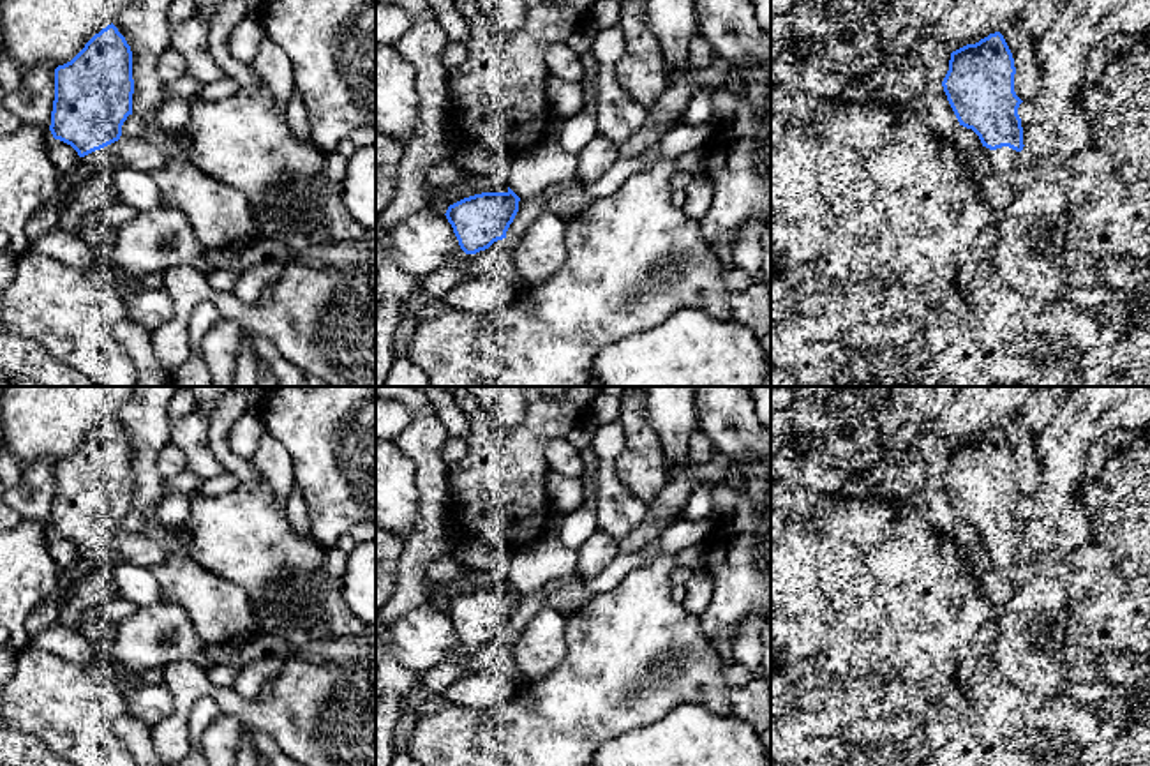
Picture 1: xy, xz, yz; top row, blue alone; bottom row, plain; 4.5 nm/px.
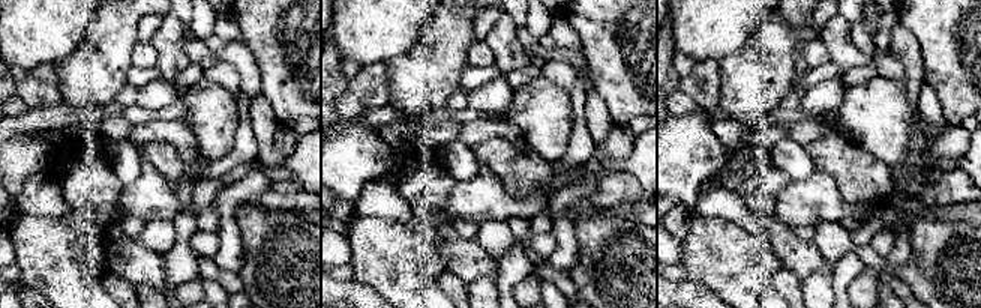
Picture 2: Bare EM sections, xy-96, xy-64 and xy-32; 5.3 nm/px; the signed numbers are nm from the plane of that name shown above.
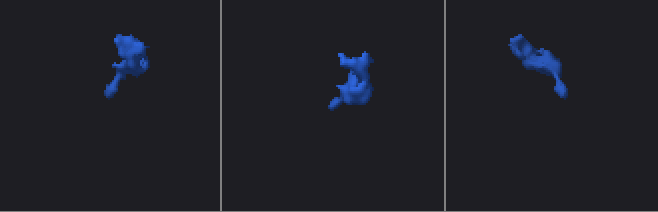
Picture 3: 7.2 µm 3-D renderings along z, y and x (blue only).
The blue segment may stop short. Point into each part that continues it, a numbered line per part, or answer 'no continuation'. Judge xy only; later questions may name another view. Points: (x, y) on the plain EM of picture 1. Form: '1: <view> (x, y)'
1: xy (44, 615)

